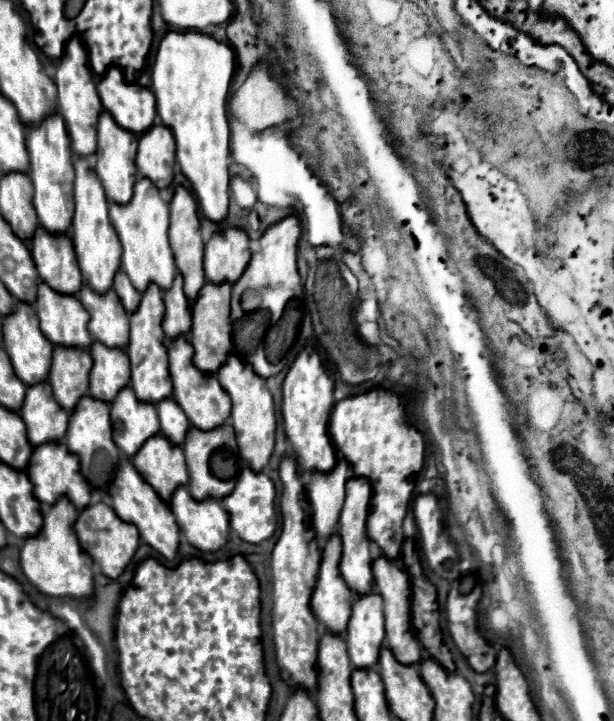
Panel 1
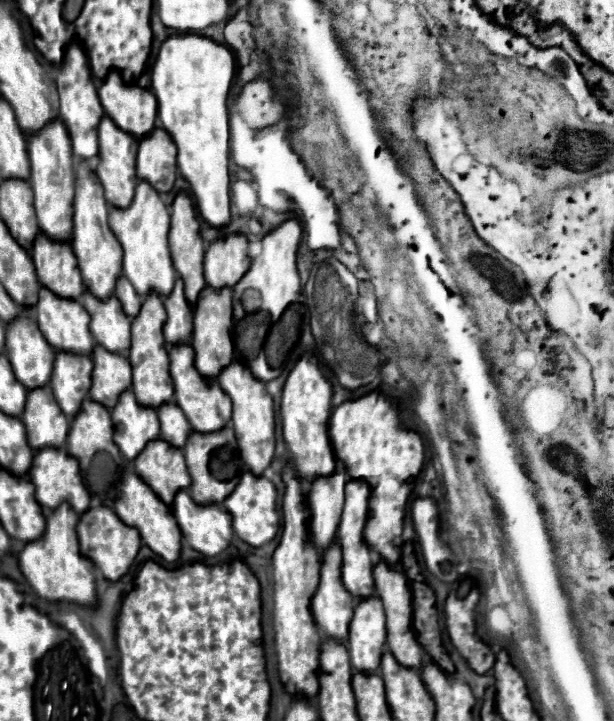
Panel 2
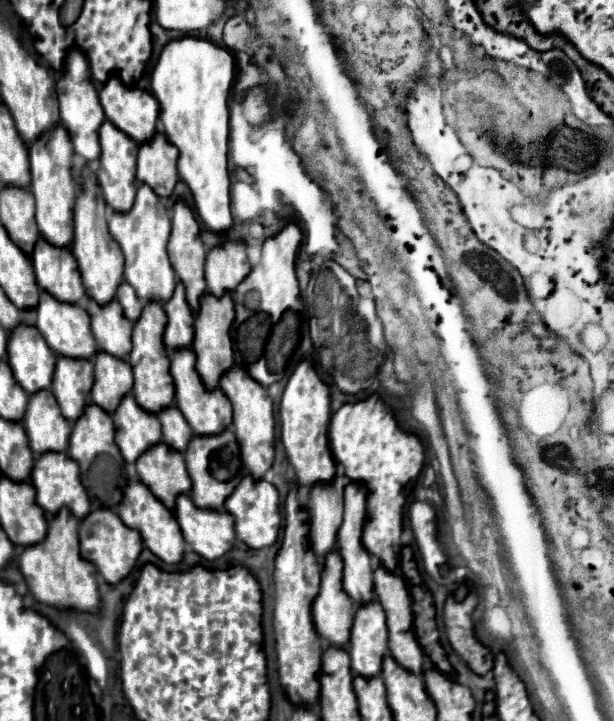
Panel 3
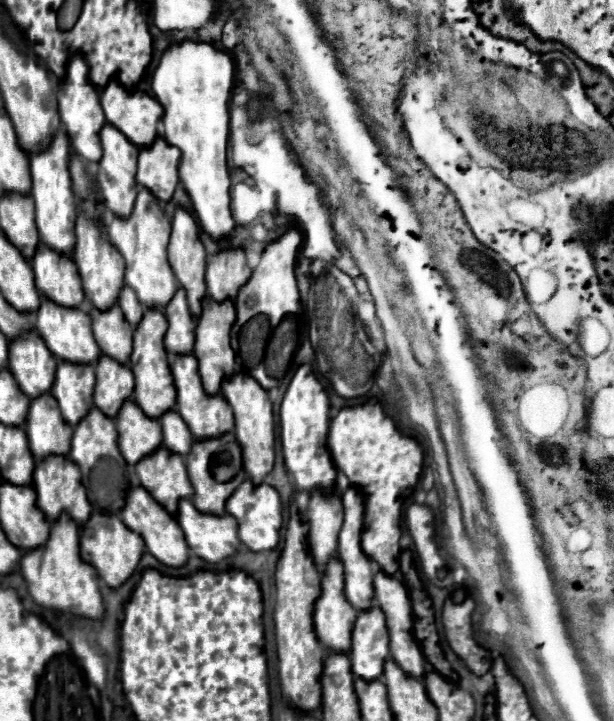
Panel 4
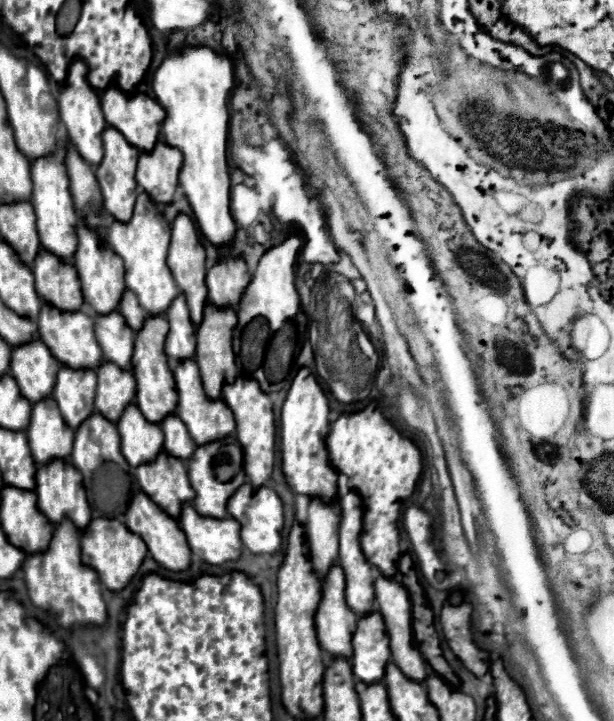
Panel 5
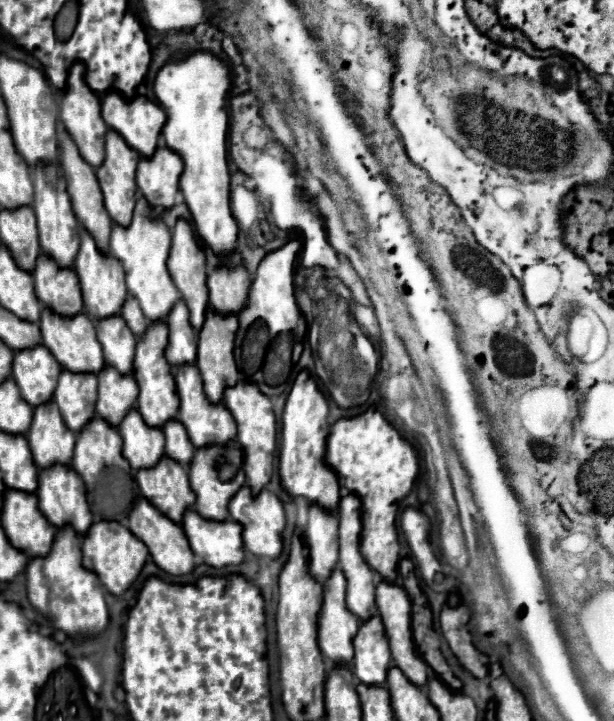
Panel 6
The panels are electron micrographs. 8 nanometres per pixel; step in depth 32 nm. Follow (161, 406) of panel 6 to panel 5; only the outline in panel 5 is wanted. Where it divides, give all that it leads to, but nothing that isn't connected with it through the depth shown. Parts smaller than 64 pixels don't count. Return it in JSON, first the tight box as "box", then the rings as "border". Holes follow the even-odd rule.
{"box":[132,316,178,422],"border":[[[146,316],[144,328],[134,336],[134,354],[132,354],[132,372],[136,378],[136,402],[140,412],[150,422],[160,422],[166,414],[172,414],[178,404],[178,392],[174,386],[174,376],[168,366],[164,352],[164,342],[168,334],[168,322],[164,316]]]}

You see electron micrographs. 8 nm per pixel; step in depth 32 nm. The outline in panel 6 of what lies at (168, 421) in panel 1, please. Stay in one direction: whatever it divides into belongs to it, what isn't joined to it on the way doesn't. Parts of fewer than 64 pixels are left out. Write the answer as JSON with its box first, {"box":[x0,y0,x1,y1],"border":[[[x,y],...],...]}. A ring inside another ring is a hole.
{"box":[162,420,196,464],"border":[[[172,420],[168,428],[162,428],[164,432],[164,452],[166,456],[178,460],[180,464],[188,464],[196,452],[196,446],[188,440],[188,432],[180,420]]]}

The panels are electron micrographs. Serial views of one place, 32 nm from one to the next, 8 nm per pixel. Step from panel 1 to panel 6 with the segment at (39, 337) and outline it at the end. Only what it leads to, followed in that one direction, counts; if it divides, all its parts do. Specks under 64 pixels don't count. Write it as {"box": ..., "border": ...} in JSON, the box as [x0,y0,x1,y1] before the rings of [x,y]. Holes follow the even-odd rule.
{"box":[12,344,60,406],"border":[[[40,344],[40,348],[28,348],[28,352],[14,352],[12,378],[30,406],[38,406],[52,398],[60,370],[60,364],[52,360],[44,344]]]}

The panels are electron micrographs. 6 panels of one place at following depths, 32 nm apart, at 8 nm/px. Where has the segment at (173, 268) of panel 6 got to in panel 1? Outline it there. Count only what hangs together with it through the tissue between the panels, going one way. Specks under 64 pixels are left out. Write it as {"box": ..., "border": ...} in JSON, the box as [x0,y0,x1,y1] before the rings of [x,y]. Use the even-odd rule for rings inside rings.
{"box":[170,186,204,300],"border":[[[176,186],[174,188],[174,196],[170,202],[170,248],[174,252],[174,262],[178,272],[184,278],[184,292],[190,300],[194,300],[200,292],[200,288],[204,286],[204,242],[200,236],[200,220],[198,220],[198,204],[192,196],[190,190],[186,190],[184,186]]]}

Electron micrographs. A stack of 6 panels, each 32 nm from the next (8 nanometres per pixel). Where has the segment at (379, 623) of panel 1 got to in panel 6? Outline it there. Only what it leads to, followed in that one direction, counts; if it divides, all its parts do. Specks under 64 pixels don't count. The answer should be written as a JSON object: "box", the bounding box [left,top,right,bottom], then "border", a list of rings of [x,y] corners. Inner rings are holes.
{"box":[352,616,392,686],"border":[[[372,616],[372,620],[362,620],[352,644],[354,644],[352,658],[354,676],[368,686],[384,684],[392,658],[388,638],[384,636],[384,624],[380,624],[380,616]]]}

